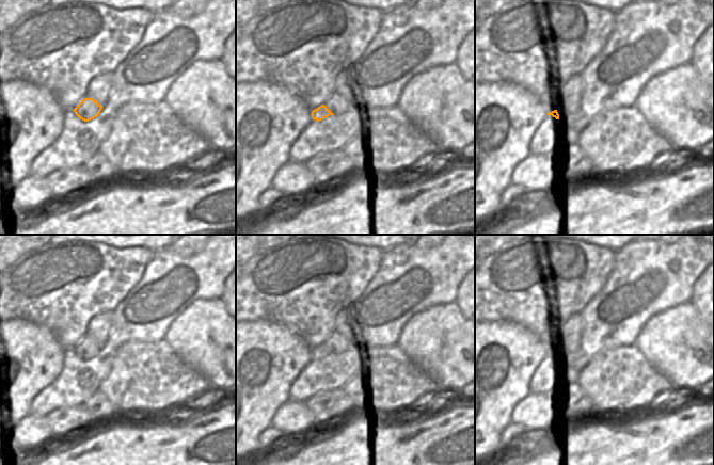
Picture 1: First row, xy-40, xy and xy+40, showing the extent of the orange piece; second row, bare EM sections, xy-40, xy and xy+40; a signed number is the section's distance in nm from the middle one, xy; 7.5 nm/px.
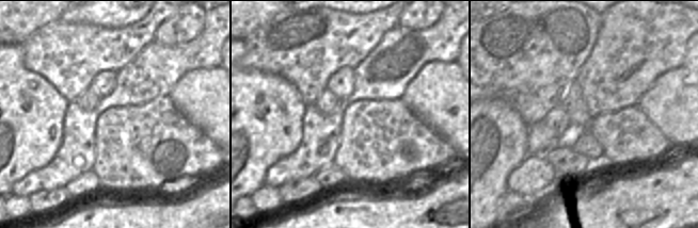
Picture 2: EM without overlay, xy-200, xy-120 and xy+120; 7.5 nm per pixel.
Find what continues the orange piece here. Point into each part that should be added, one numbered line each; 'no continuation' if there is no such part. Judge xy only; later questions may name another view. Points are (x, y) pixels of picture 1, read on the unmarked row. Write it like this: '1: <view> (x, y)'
1: xy (334, 342)

